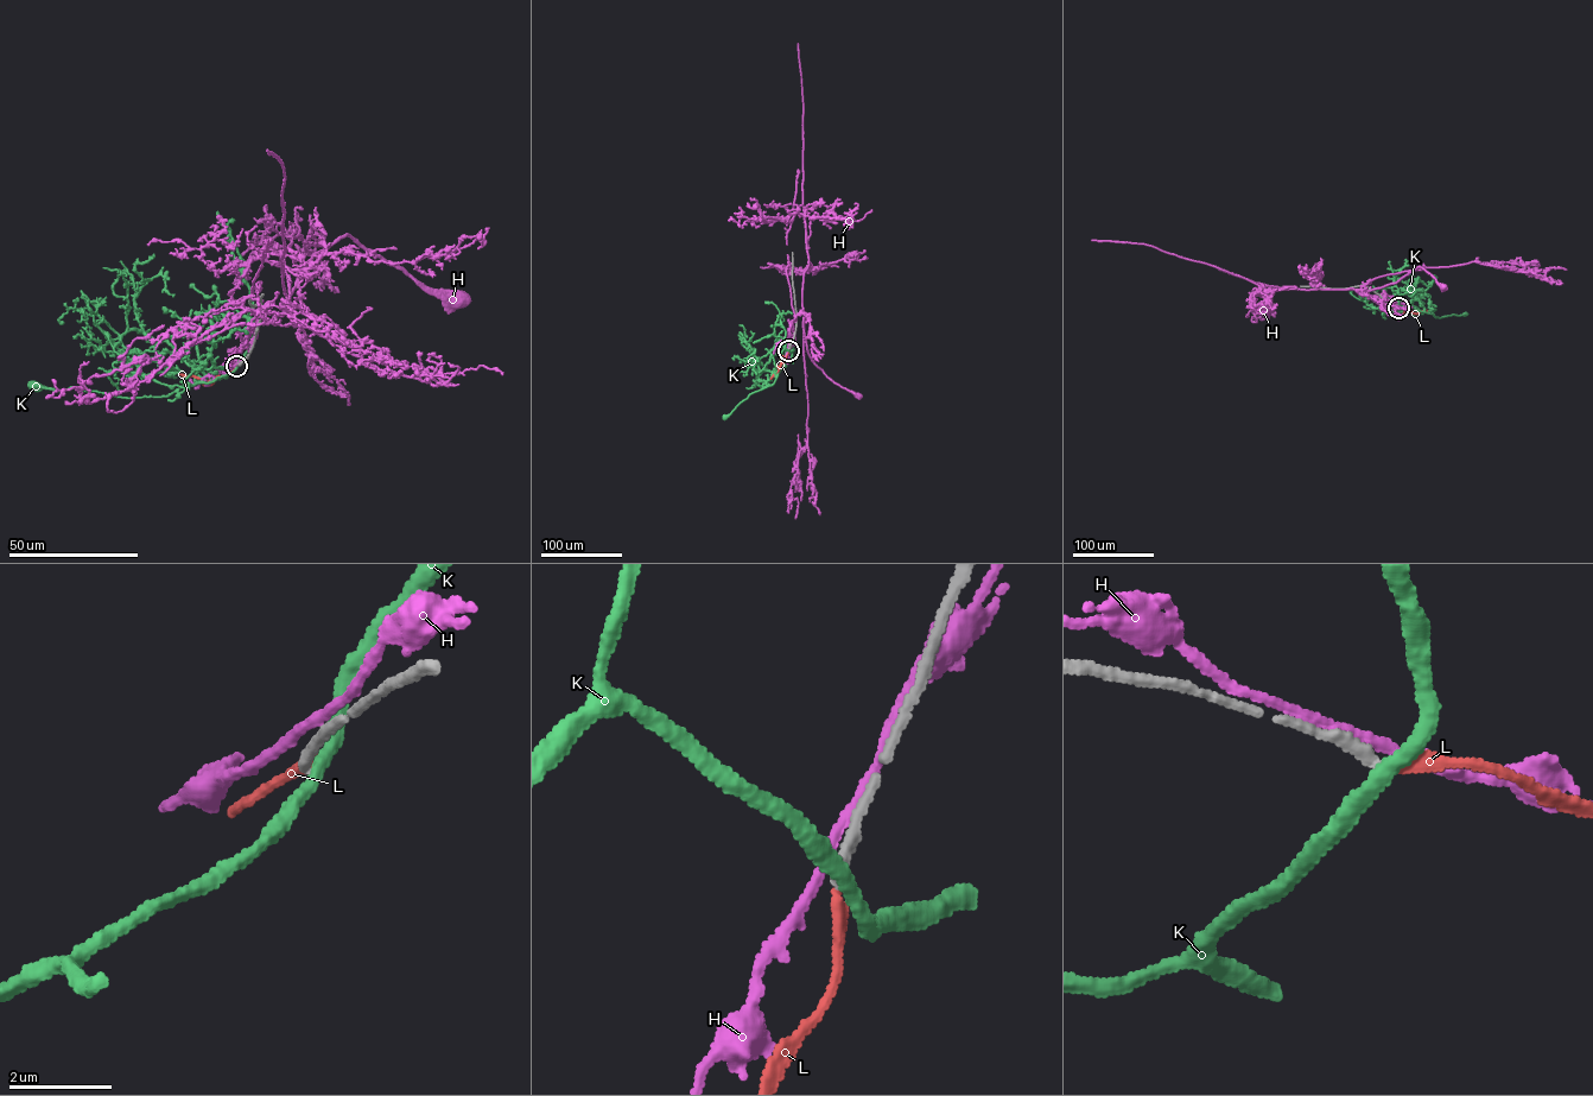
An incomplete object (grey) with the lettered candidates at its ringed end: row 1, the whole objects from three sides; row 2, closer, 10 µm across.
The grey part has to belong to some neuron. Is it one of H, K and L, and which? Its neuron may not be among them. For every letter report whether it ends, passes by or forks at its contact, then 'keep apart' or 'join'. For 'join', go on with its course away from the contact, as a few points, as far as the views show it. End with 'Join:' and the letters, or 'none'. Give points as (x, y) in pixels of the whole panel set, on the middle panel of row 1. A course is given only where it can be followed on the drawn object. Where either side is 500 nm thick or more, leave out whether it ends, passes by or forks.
H: it passes by; keep apart
K: it passes by; keep apart
L: it ends there; join; it runs (788, 350), (770, 379)
Join: L

